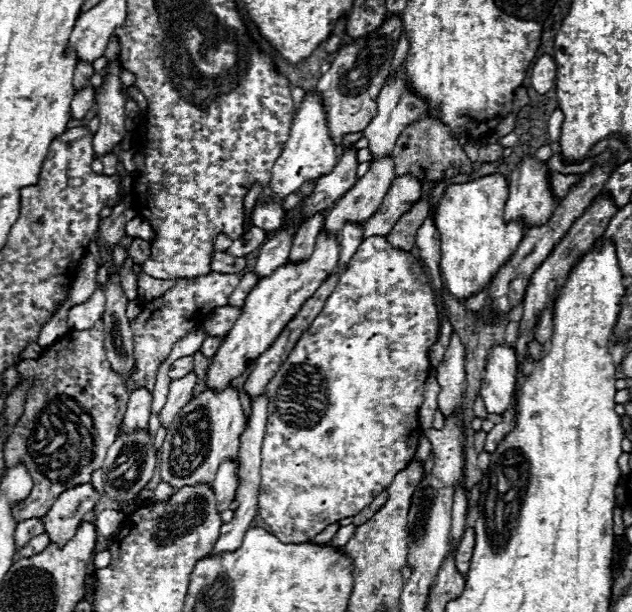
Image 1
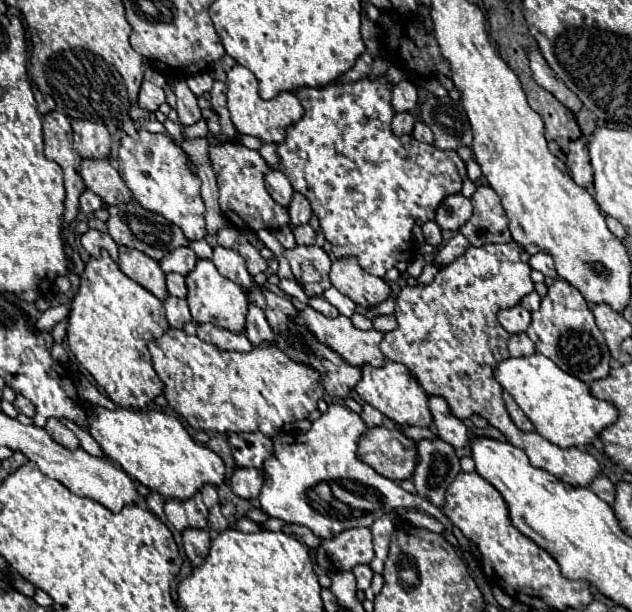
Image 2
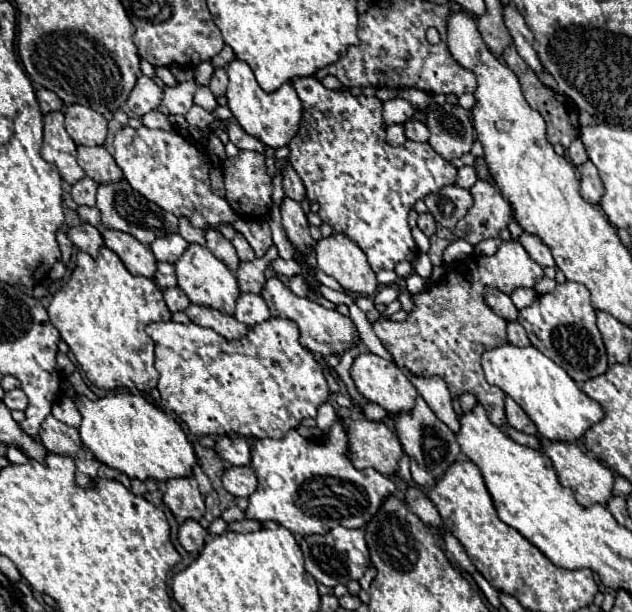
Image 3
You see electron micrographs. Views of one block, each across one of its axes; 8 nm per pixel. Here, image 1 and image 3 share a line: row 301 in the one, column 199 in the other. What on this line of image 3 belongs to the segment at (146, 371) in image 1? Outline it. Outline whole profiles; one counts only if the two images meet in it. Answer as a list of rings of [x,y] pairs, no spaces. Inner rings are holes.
[[[126,126],[116,132],[114,150],[114,160],[130,186],[176,218],[186,218],[194,228],[204,230],[218,228],[220,224],[234,224],[238,220],[228,202],[210,190],[208,164],[192,140],[146,126],[138,130]]]

